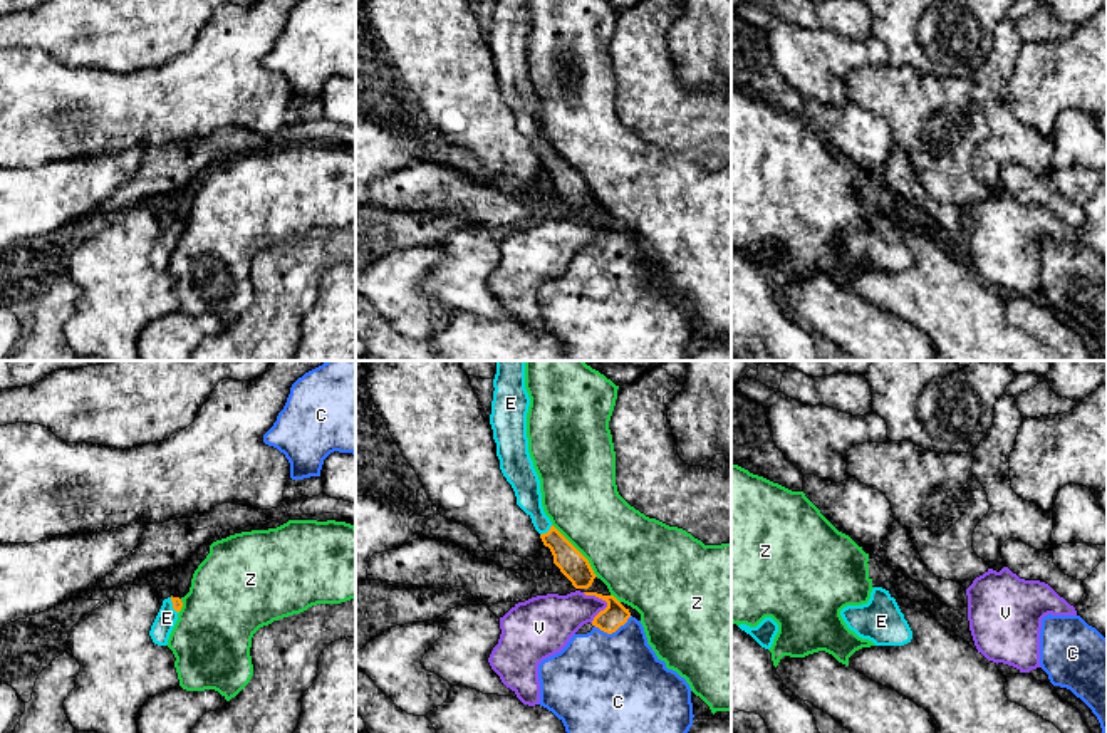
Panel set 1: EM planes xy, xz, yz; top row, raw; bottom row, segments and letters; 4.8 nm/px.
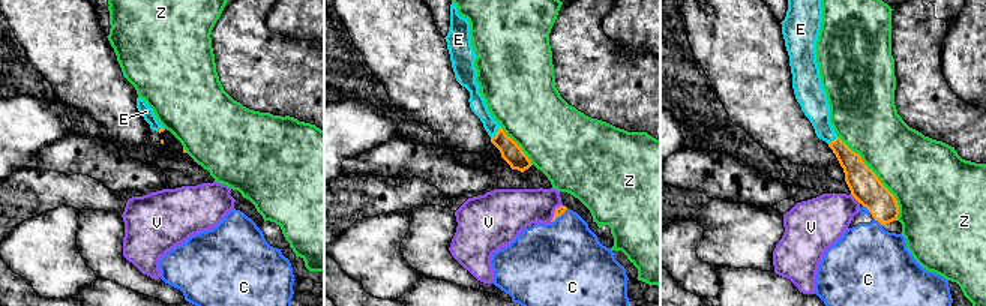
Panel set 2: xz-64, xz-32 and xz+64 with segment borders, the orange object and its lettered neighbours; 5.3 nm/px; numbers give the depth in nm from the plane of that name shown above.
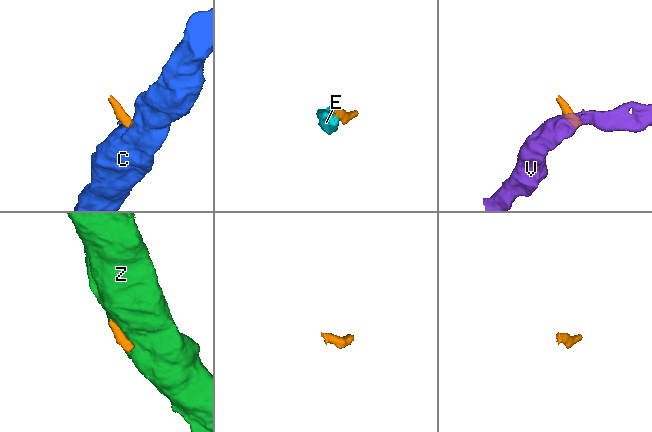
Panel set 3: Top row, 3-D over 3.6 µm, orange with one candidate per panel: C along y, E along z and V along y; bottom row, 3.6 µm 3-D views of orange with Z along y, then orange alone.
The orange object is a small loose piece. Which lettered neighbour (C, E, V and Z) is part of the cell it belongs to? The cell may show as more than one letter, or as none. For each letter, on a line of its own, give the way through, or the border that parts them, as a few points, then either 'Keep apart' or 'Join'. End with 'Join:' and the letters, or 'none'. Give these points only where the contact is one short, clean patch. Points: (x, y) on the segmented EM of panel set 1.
C: Path across: xz (614, 616), (613, 631), (608, 683). Join
E: Path across: xz (572, 564), (547, 532), (530, 504), (525, 485). Join
V: Boundary: xz (582, 592), (594, 594), (606, 603), (591, 623). Keep apart
Z: Keep apart
Join: C, E

